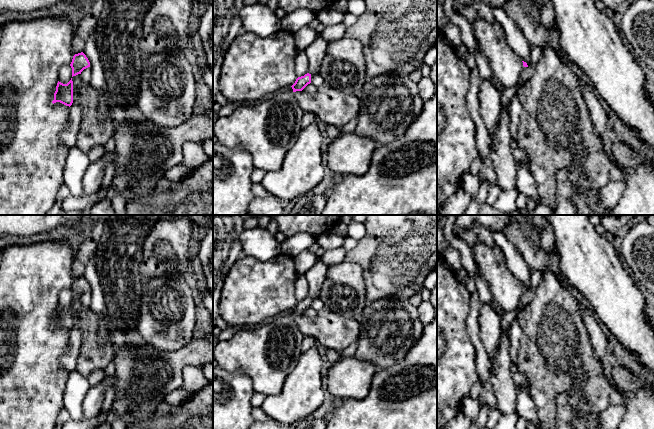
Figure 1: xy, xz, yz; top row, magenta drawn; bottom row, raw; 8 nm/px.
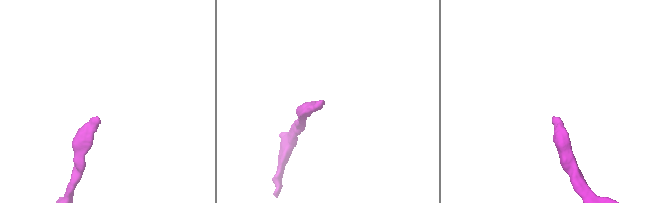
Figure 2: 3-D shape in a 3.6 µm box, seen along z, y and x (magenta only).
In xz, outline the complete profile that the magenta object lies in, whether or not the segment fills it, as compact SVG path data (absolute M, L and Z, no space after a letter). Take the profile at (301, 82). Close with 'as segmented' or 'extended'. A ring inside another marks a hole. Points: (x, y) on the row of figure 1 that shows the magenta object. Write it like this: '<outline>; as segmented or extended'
M320 35L304 50L308 62L308 73L304 76L298 77L295 83L291 86L293 92L302 91L308 84L311 83L311 76L319 73L320 66L326 54L328 42Z; extended

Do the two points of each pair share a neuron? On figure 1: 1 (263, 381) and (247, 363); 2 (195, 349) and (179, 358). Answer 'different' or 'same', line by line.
1: same
2: same

